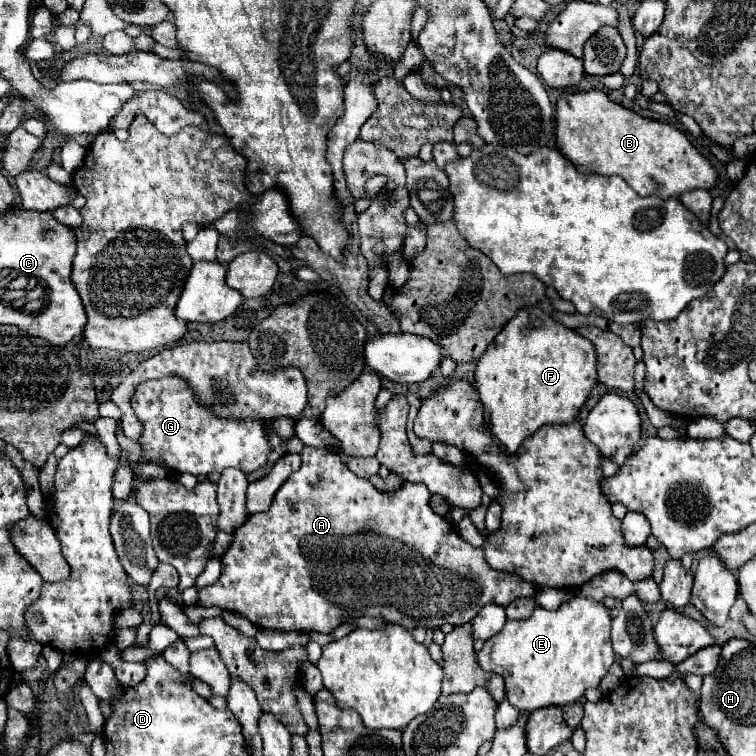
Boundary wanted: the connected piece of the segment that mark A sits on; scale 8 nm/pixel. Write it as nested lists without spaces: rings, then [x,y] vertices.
[[[304,447],[300,455],[302,455],[302,467],[300,467],[300,471],[296,471],[296,475],[290,475],[286,479],[284,487],[280,487],[280,491],[274,495],[270,509],[266,513],[248,515],[248,519],[234,531],[234,539],[232,539],[230,547],[226,549],[226,553],[222,555],[222,575],[220,575],[220,579],[214,585],[198,591],[200,593],[198,605],[202,605],[202,607],[216,605],[220,609],[240,613],[242,617],[250,619],[260,629],[298,631],[298,633],[308,633],[308,631],[330,633],[330,631],[334,631],[340,625],[342,617],[382,617],[382,619],[386,619],[390,623],[398,623],[398,625],[406,627],[408,631],[412,631],[414,627],[436,629],[436,627],[442,627],[444,623],[464,625],[464,623],[472,621],[476,617],[476,613],[484,605],[488,605],[488,603],[498,603],[498,605],[504,605],[506,607],[516,597],[534,597],[536,587],[532,583],[520,579],[514,573],[492,569],[486,563],[482,549],[472,547],[470,543],[466,543],[458,535],[458,531],[452,527],[452,523],[448,523],[444,517],[436,515],[430,509],[430,497],[432,497],[432,493],[428,491],[428,487],[424,487],[424,483],[404,483],[398,491],[382,493],[368,479],[362,479],[362,477],[354,475],[346,467],[346,463],[342,461],[342,457],[336,455],[334,451],[326,449],[326,447],[320,447],[320,449],[316,449],[316,447]]]

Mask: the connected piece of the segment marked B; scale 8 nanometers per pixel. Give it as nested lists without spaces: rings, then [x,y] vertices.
[[[590,89],[590,91],[564,91],[558,97],[556,105],[556,149],[566,155],[580,171],[594,171],[600,175],[618,175],[622,177],[638,195],[658,193],[662,187],[662,197],[678,197],[684,191],[704,187],[710,189],[716,181],[716,171],[710,161],[686,139],[686,135],[662,121],[640,117],[638,113],[622,107],[620,103],[612,101],[604,91]]]

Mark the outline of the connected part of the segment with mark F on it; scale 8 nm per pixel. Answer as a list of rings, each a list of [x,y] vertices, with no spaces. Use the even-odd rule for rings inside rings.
[[[538,305],[524,307],[488,345],[474,373],[486,423],[496,439],[516,453],[526,437],[548,423],[570,423],[598,385],[596,347],[578,331],[564,327]]]

